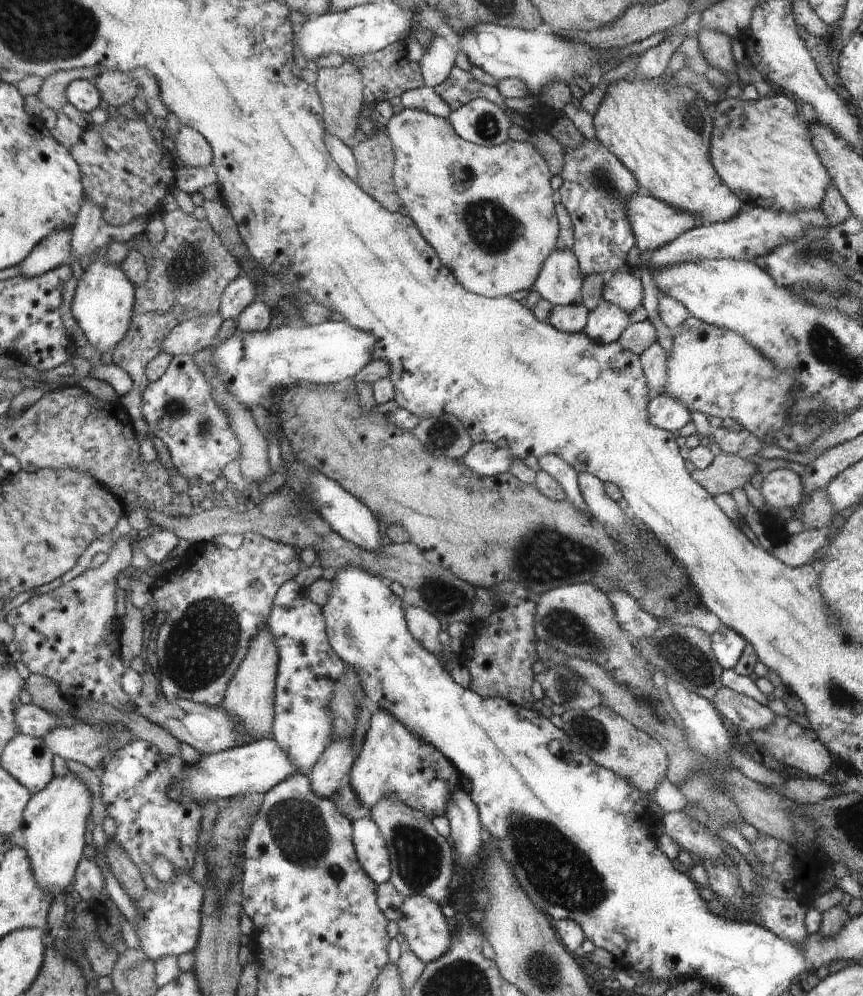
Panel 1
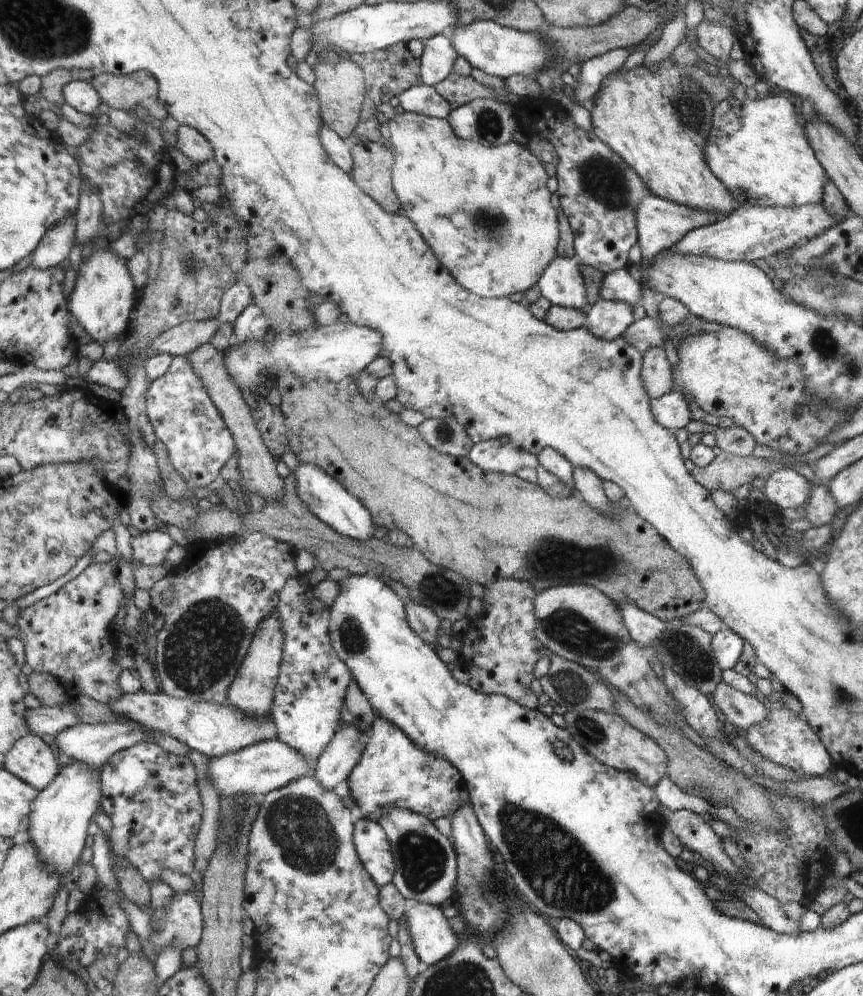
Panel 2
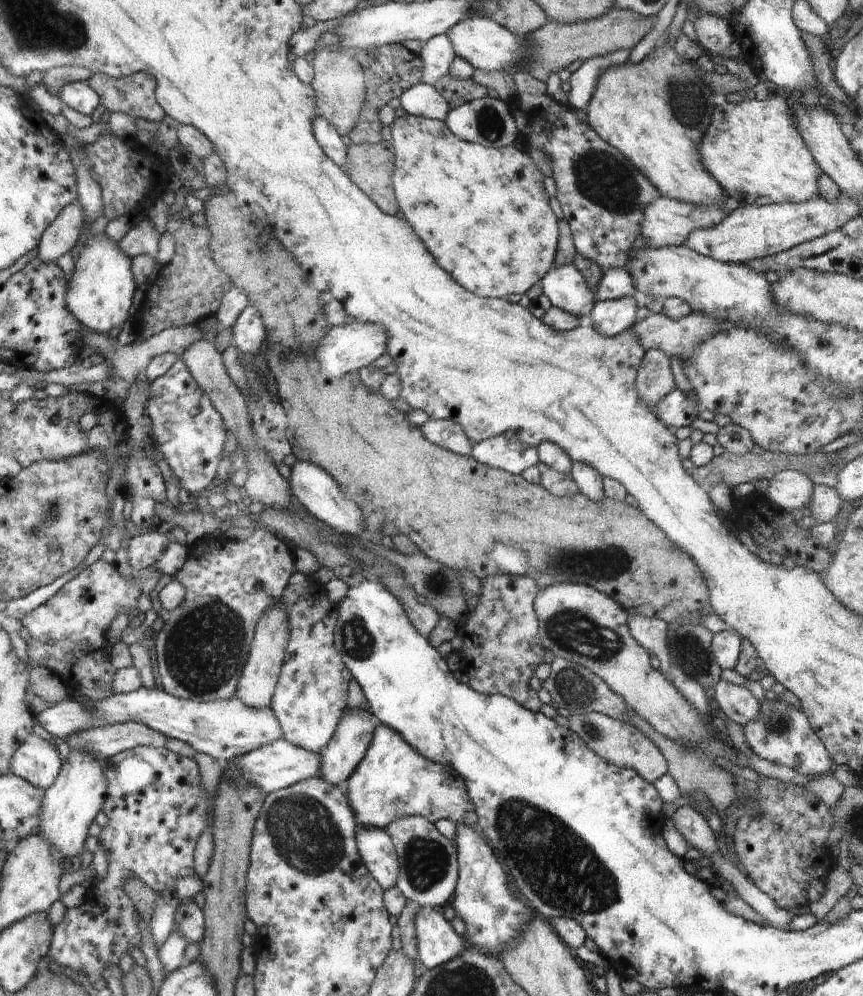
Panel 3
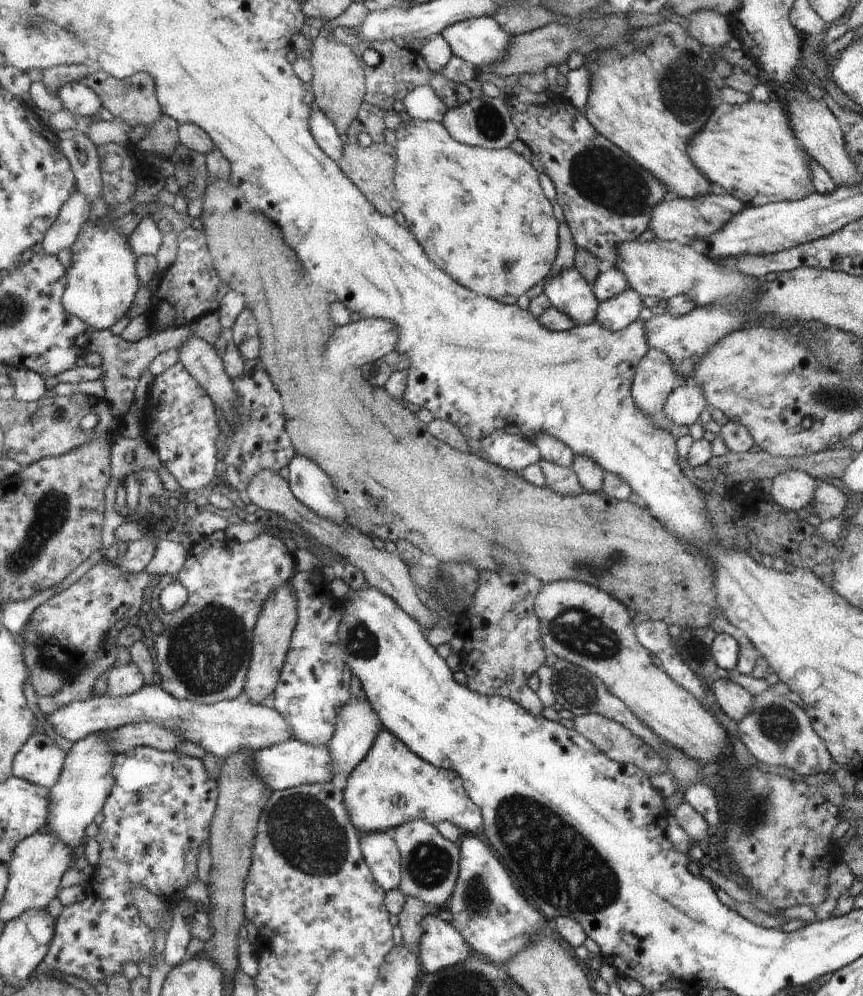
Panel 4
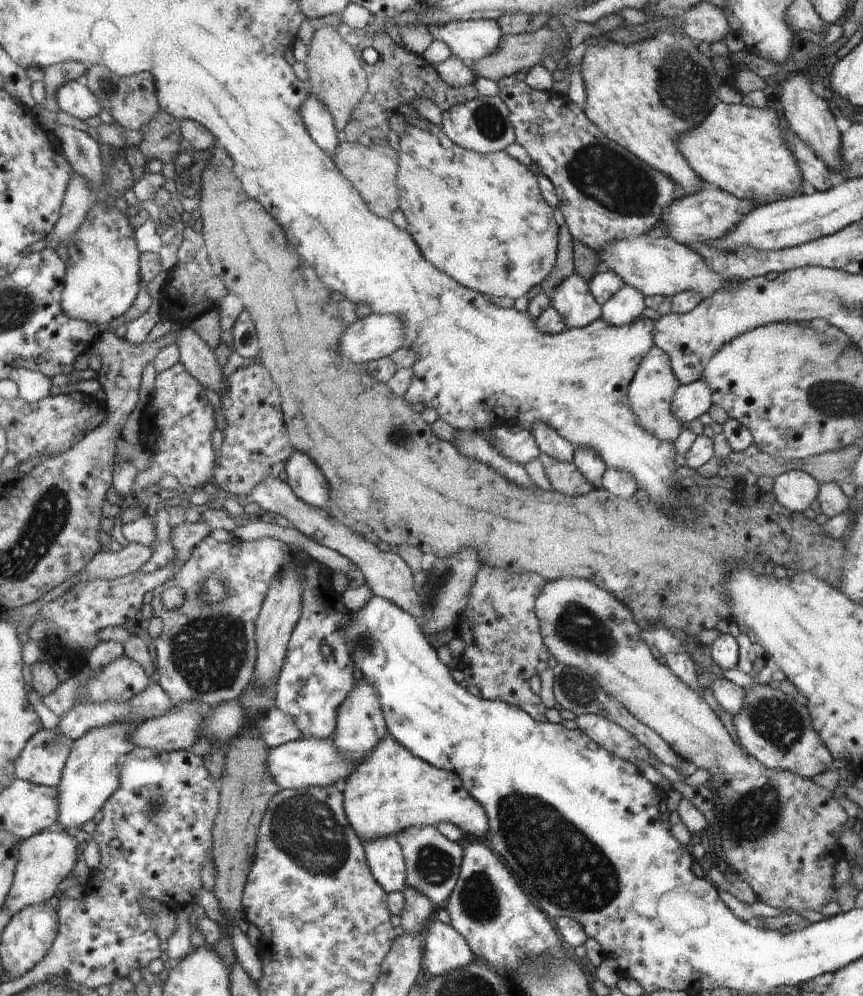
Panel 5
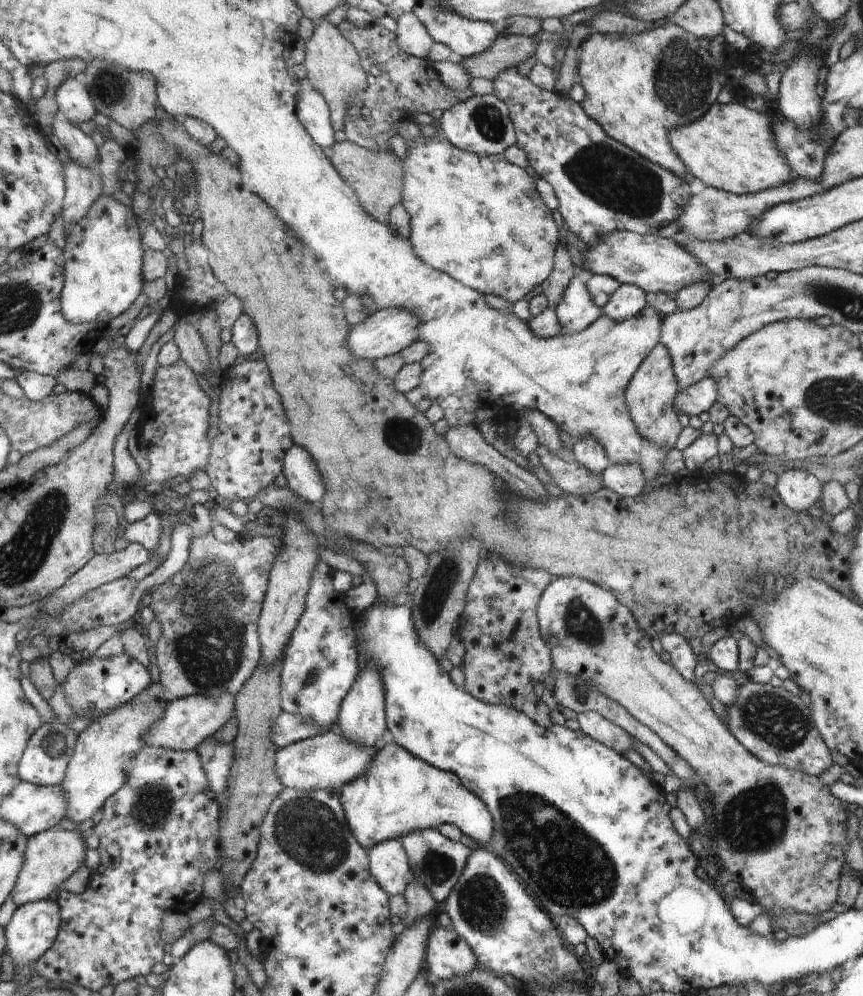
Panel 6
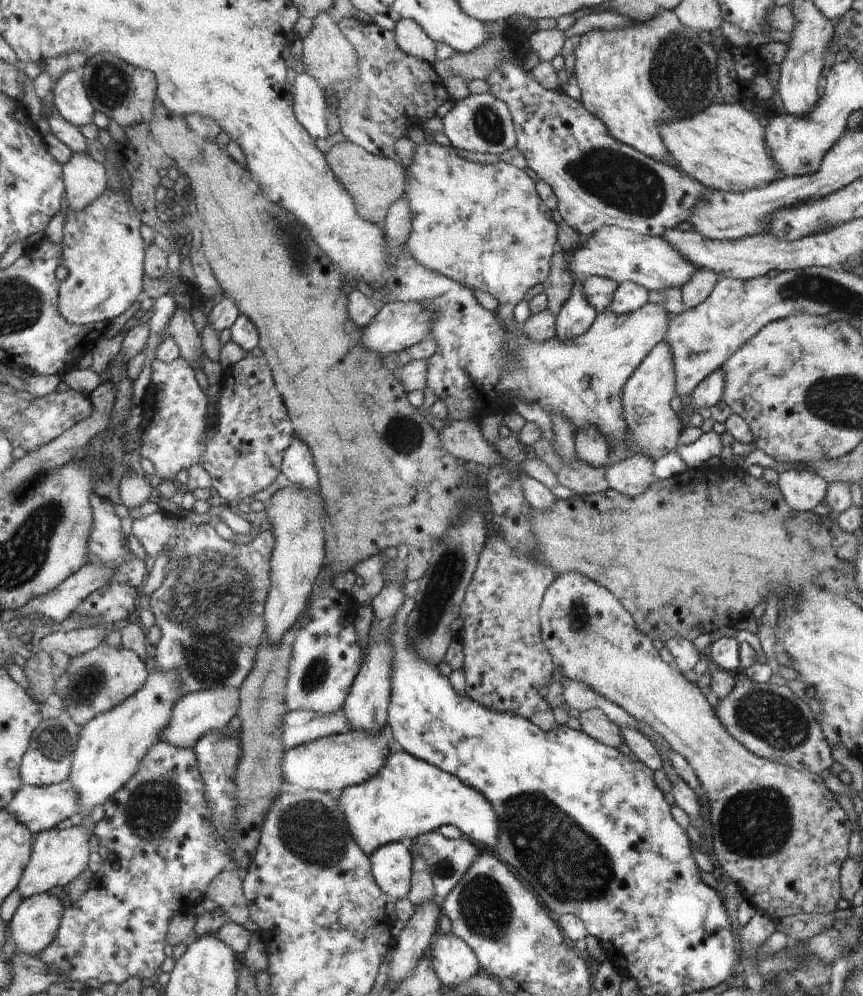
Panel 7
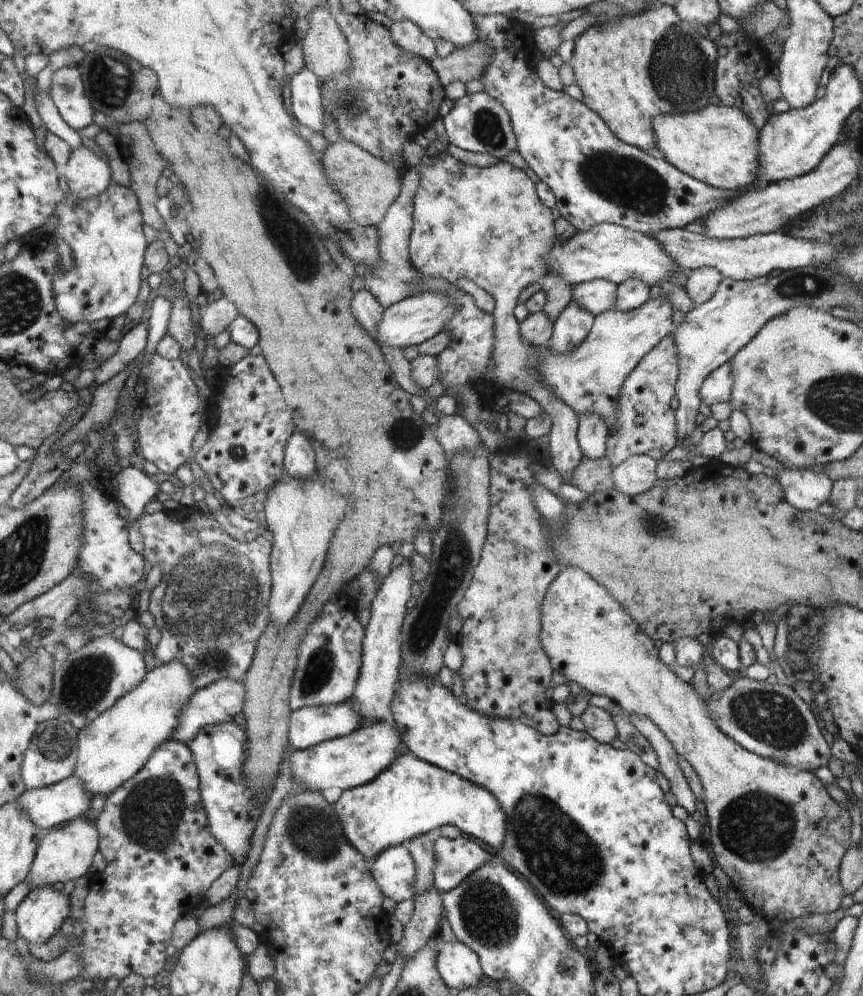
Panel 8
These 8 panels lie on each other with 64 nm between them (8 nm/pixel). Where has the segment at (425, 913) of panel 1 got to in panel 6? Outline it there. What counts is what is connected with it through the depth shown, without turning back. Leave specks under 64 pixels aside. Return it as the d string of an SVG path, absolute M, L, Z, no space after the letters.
M436 927L426 942L426 968L438 979L464 976L476 966L475 952L452 928Z

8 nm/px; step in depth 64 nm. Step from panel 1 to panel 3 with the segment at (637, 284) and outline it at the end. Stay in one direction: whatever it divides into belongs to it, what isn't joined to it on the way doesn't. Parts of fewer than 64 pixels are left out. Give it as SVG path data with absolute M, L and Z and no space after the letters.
M613 268L603 274L595 292L595 301L620 300L634 298L636 292L635 280L626 268Z

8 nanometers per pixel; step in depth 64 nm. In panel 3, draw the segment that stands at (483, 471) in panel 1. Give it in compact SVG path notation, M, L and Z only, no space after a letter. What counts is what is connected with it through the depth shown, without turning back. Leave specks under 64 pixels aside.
M502 434L474 444L470 456L482 466L514 475L520 475L523 470L540 463L537 448L526 446L518 437L508 440Z

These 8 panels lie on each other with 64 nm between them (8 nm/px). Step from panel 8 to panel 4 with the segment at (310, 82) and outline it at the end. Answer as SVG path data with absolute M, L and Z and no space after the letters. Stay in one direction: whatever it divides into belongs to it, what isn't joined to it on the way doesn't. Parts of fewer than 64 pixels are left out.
M316 108L316 110L312 110L310 126L311 134L314 136L316 143L319 144L319 147L338 163L338 160L344 154L344 143L340 140L339 132L334 122L328 119L328 116L322 110Z

